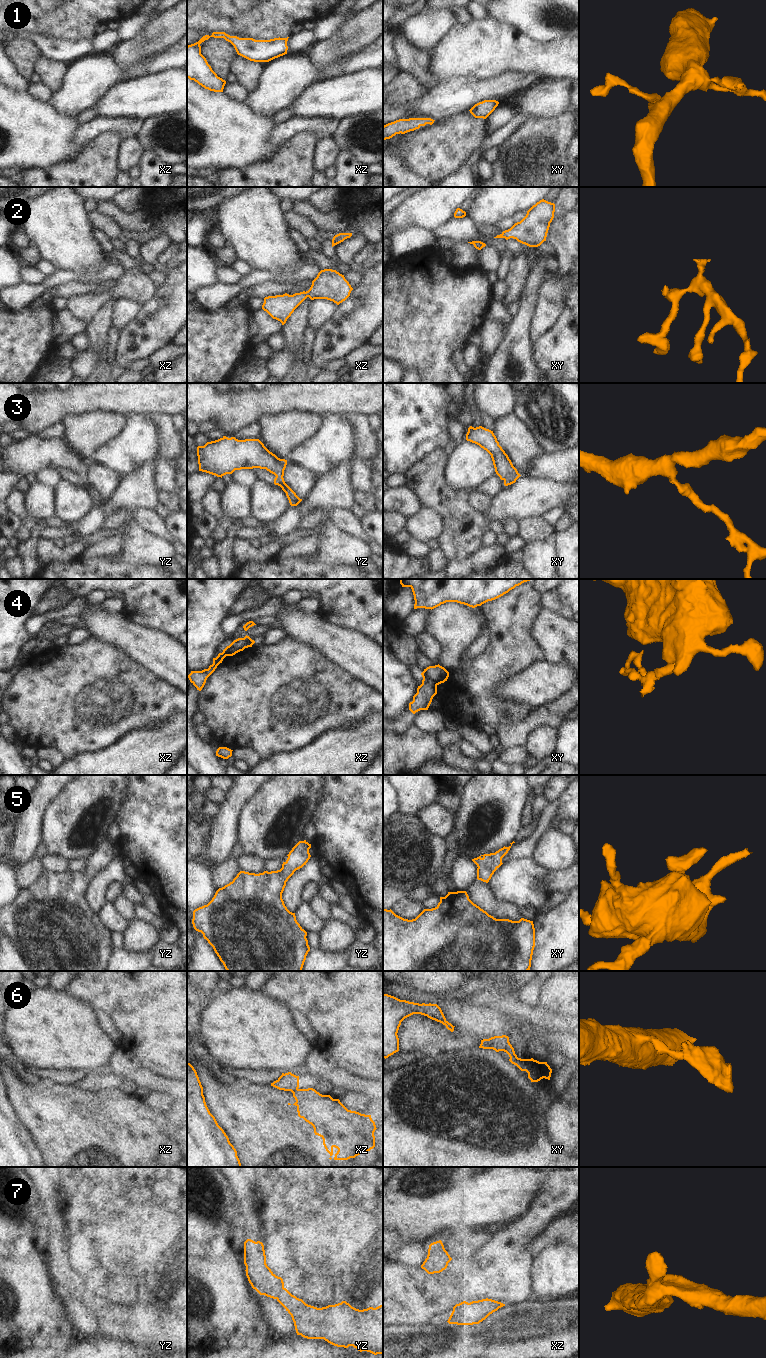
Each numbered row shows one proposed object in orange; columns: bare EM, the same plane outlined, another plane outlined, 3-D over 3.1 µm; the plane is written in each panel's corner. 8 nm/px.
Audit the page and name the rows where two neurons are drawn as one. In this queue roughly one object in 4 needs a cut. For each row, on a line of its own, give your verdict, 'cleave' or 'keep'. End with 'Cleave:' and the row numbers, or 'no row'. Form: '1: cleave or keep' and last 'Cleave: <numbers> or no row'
1: keep
2: keep
3: keep
4: cleave
5: keep
6: cleave
7: keep
Cleave: 4, 6

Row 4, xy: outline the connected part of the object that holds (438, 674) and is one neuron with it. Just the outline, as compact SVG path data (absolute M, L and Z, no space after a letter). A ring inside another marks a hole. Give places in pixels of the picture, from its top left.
M435 665L429 666L421 673L422 677L427 680L432 680L437 685L447 681L449 677L449 672L442 666Z

